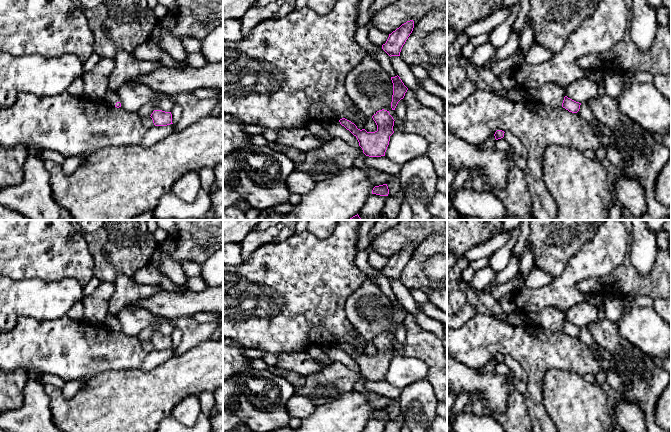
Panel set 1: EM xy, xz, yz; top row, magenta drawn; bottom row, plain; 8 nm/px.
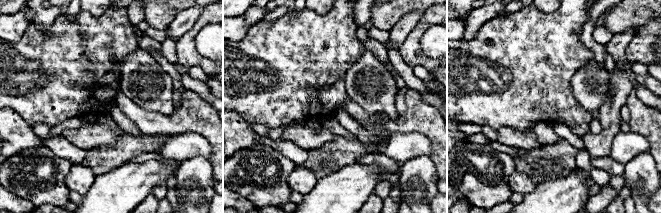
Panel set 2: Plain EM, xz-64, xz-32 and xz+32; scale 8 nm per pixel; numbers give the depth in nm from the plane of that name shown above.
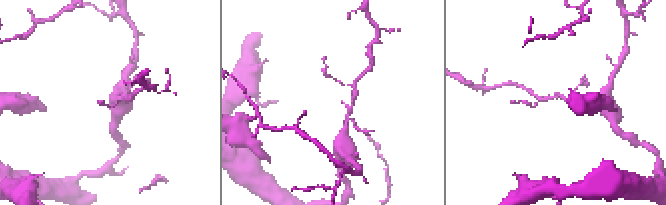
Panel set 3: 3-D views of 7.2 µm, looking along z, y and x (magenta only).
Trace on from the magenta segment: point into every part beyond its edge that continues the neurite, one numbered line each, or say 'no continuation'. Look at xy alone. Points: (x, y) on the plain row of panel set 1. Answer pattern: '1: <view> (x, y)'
1: xy (111, 321)

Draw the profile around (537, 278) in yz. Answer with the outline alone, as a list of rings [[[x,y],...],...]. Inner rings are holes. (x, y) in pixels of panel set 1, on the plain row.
[[[532,268],[527,276],[524,287],[526,288],[542,288],[549,285],[553,281],[553,278],[545,271],[538,268]]]

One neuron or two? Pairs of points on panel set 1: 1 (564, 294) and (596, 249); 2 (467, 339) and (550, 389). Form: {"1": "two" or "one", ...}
{"1": "one", "2": "two"}

